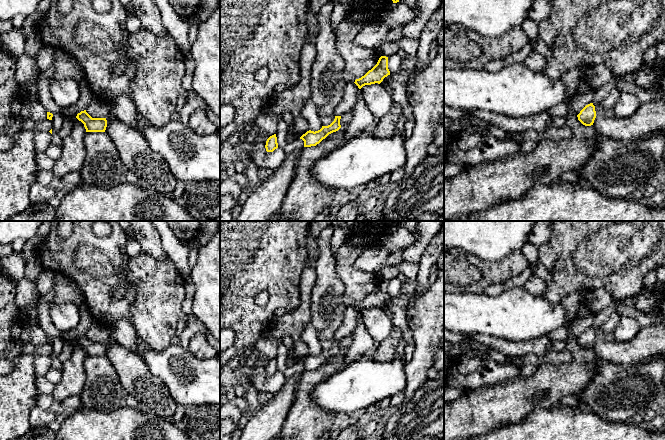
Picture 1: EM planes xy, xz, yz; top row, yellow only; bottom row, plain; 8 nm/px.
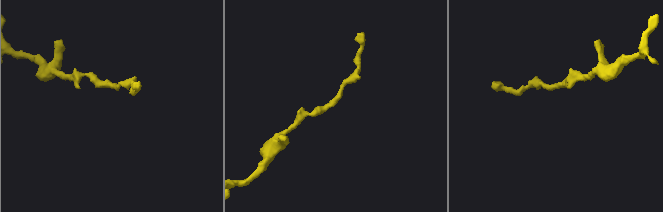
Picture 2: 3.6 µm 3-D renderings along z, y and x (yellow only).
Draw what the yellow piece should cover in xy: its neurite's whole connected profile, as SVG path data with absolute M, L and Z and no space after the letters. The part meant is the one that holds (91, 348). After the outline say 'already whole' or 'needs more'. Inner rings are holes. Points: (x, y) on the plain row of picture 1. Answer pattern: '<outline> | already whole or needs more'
M86 334L77 338L76 342L84 348L86 356L105 356L106 342L92 342Z | already whole

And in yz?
M593 327L586 329L577 339L578 344L585 350L591 350L596 342L595 330Z | already whole

